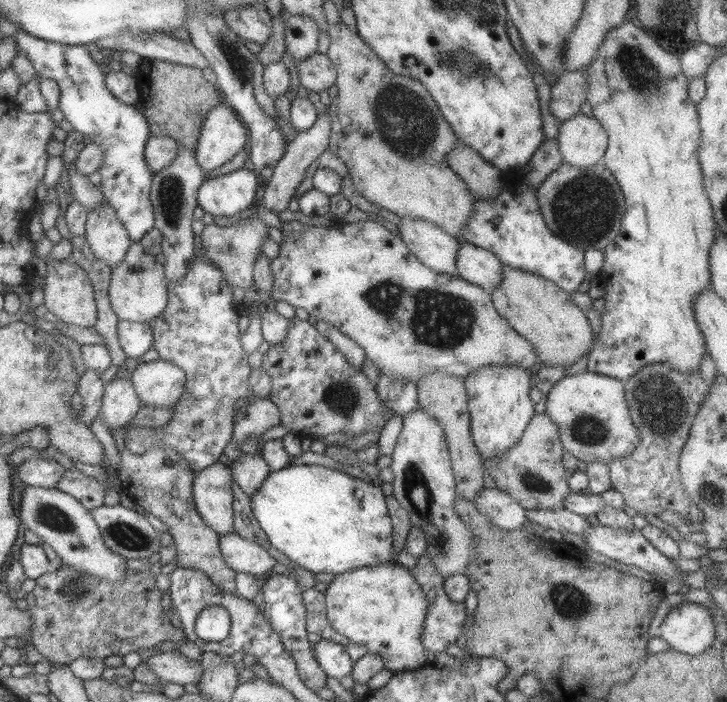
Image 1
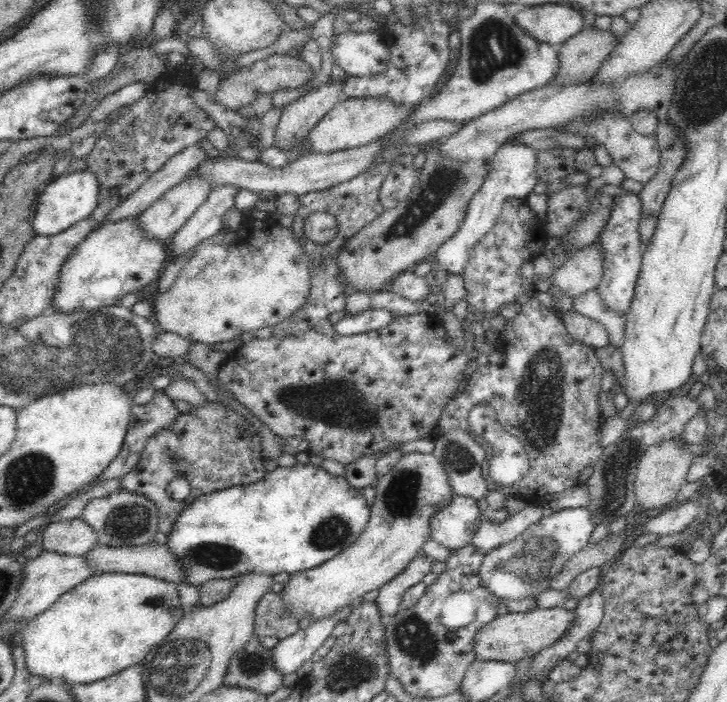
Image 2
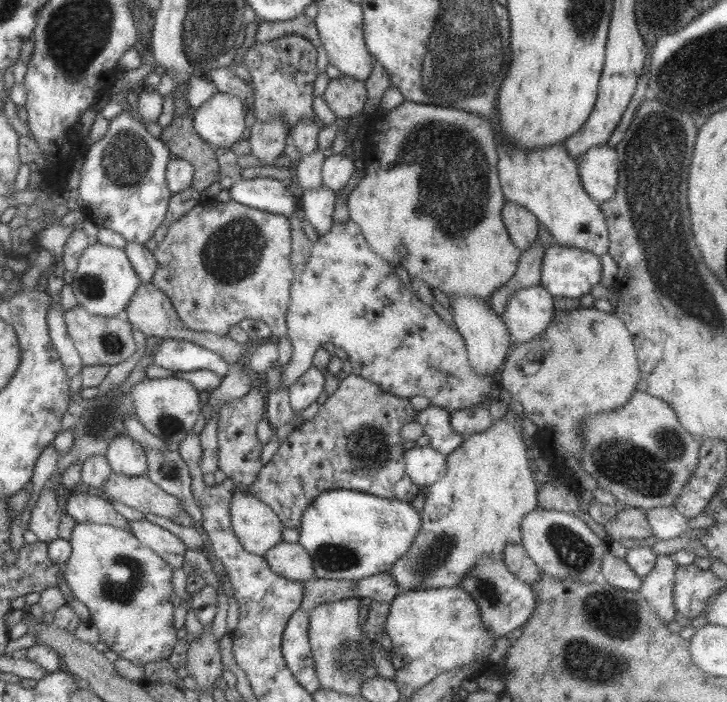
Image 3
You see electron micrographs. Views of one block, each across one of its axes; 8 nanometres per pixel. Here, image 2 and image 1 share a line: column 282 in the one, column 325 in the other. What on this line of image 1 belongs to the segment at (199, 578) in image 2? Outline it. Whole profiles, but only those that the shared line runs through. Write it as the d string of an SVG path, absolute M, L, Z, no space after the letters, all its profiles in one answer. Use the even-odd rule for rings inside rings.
M289 464L281 470L267 473L257 492L253 492L249 506L271 548L313 574L325 572L336 575L363 566L384 564L391 557L392 524L385 497L377 482L363 482L342 471L323 466Z

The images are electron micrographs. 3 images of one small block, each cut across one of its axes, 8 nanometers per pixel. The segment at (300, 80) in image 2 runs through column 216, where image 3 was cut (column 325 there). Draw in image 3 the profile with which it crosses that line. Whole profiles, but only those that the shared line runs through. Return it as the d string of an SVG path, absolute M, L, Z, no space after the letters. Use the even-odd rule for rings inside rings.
M339 75L329 80L321 97L336 117L347 120L362 112L367 95L364 82Z

